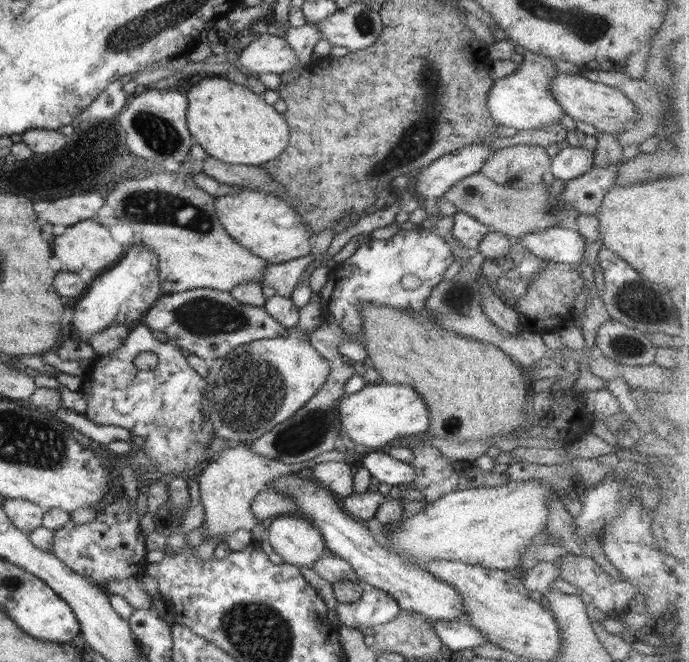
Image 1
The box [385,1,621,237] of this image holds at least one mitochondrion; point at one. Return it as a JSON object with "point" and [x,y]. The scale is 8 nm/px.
{"point":[473,193]}

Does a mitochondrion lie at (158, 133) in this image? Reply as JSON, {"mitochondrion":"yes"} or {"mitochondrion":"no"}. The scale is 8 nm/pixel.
{"mitochondrion":"yes"}

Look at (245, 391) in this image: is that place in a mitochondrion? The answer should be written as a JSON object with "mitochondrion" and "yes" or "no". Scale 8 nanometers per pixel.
{"mitochondrion":"yes"}

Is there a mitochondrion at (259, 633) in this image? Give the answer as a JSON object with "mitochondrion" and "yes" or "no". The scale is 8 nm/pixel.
{"mitochondrion":"yes"}

